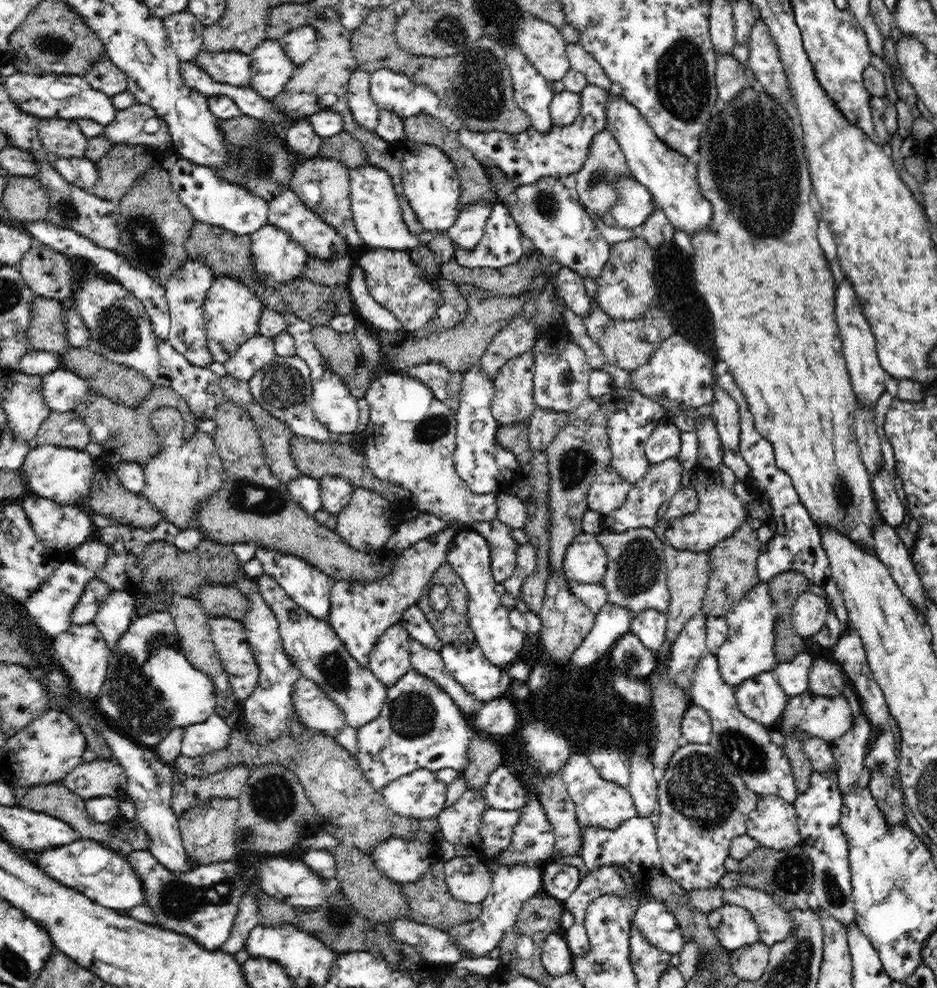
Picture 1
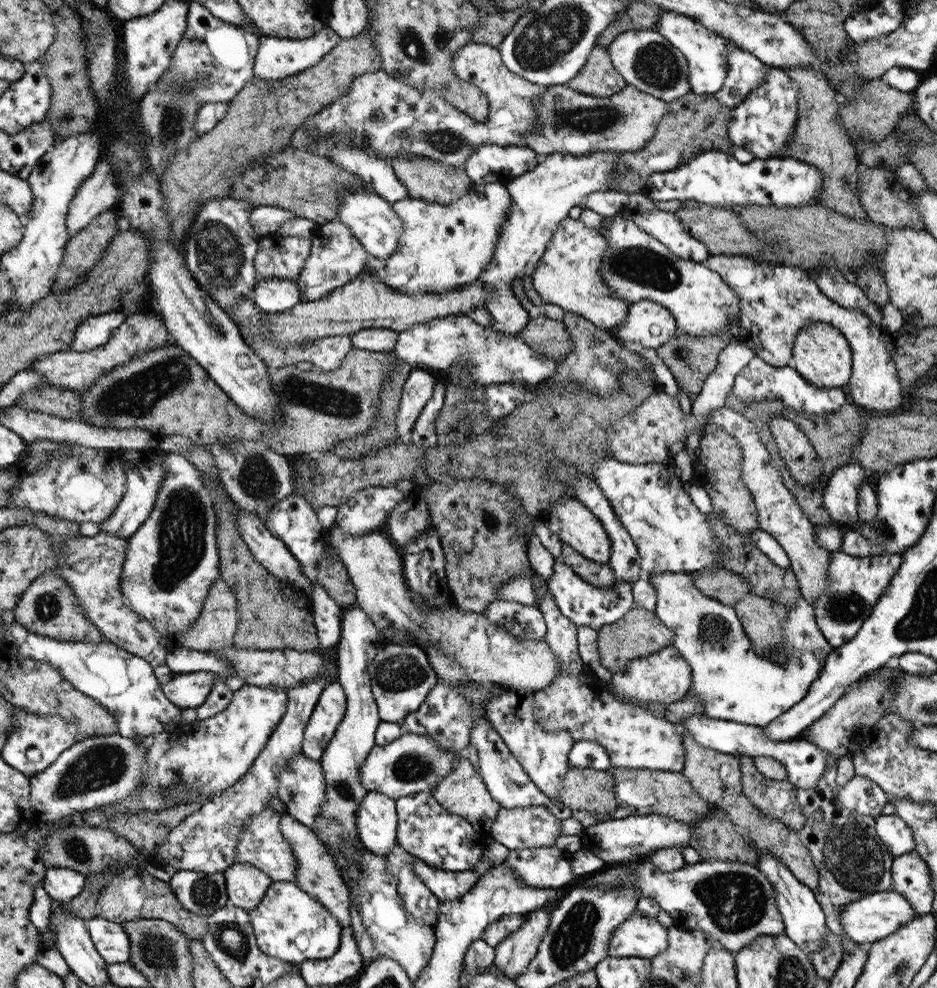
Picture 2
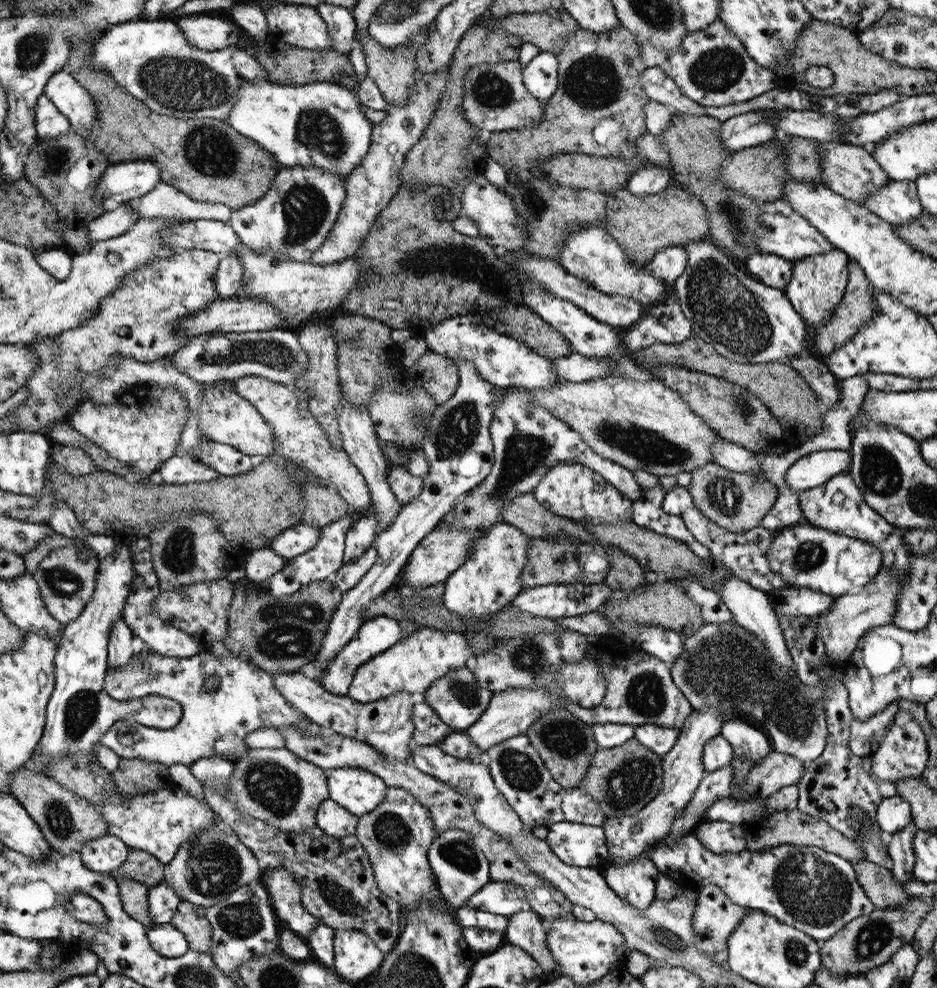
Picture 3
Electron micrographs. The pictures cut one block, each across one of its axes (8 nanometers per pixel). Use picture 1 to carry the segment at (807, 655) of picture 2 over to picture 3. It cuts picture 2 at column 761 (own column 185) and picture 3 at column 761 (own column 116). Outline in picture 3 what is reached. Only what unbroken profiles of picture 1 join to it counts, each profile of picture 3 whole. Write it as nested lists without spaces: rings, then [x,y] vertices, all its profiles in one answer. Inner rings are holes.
[[[736,622],[704,623],[694,634],[682,637],[682,654],[670,664],[670,674],[678,690],[688,699],[693,710],[707,706],[717,708],[723,714],[723,722],[743,720],[754,728],[762,730],[770,739],[772,750],[777,753],[791,754],[799,761],[811,763],[823,753],[827,739],[827,722],[822,683],[809,685],[795,679],[780,668],[752,632]]]

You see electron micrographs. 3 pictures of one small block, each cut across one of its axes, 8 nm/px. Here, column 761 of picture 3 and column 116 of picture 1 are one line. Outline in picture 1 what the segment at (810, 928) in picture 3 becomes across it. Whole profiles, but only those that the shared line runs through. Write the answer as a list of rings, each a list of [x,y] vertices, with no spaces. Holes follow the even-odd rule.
[[[78,840],[66,846],[50,848],[44,852],[20,853],[28,861],[40,867],[48,877],[84,894],[91,902],[105,908],[128,914],[136,906],[146,905],[146,893],[142,881],[128,858],[94,840]]]

